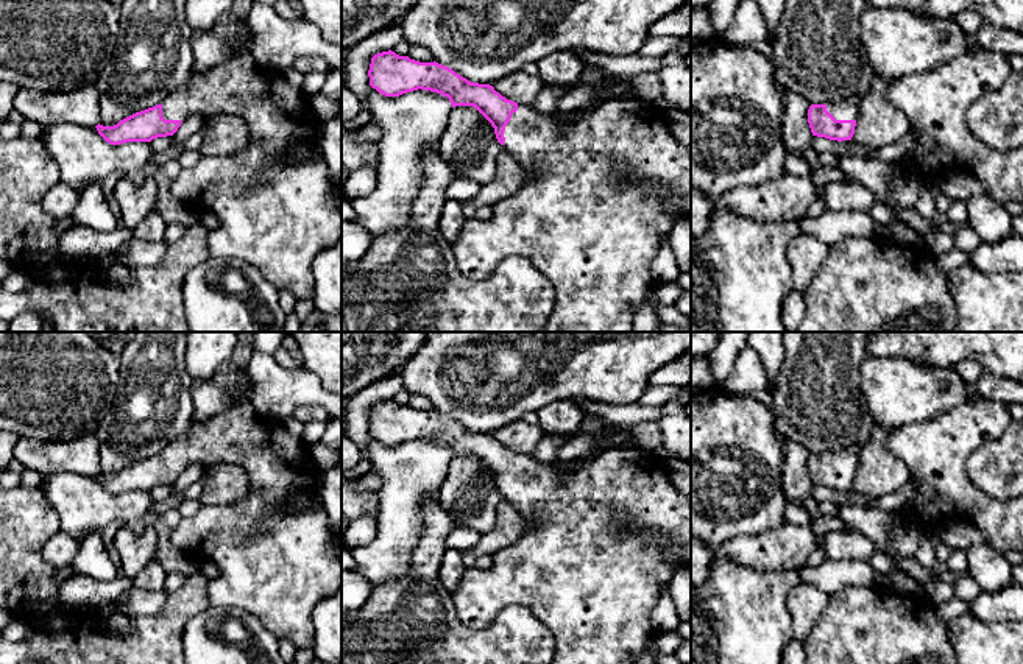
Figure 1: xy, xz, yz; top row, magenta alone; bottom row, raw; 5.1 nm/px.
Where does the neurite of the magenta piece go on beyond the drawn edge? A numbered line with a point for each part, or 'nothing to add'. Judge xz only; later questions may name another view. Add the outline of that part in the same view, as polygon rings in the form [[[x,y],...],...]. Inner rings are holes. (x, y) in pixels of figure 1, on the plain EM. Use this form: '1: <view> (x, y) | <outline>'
1: xz (604, 536) | [[[607,449],[599,457],[586,461],[538,463],[532,454],[518,452],[504,480],[502,497],[515,505],[527,521],[527,530],[513,544],[493,553],[494,563],[488,570],[466,569],[458,588],[452,592],[454,606],[462,623],[471,630],[485,630],[508,606],[529,609],[554,638],[552,664],[635,664],[652,636],[650,613],[661,591],[671,578],[683,567],[691,567],[691,497],[681,494],[671,482],[664,458],[650,452],[635,449]]]

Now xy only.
1: xy (279, 569) | [[[248,404],[231,407],[211,419],[200,421],[164,447],[162,466],[184,471],[189,464],[235,464],[250,479],[251,497],[225,505],[204,505],[193,517],[181,517],[170,541],[193,558],[214,563],[220,575],[207,581],[207,597],[212,606],[237,608],[253,614],[278,639],[290,641],[296,648],[312,648],[315,638],[315,606],[342,589],[342,563],[334,546],[334,528],[323,508],[293,511],[264,521],[265,511],[284,502],[295,493],[317,494],[320,469],[310,455],[310,447],[301,436],[288,433],[278,419],[262,418]]]

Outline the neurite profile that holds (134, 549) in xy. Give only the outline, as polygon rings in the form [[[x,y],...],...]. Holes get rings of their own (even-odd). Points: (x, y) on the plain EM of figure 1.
[[[151,525],[142,532],[123,527],[114,538],[114,550],[122,563],[120,572],[133,580],[147,563],[154,560],[158,535]]]

